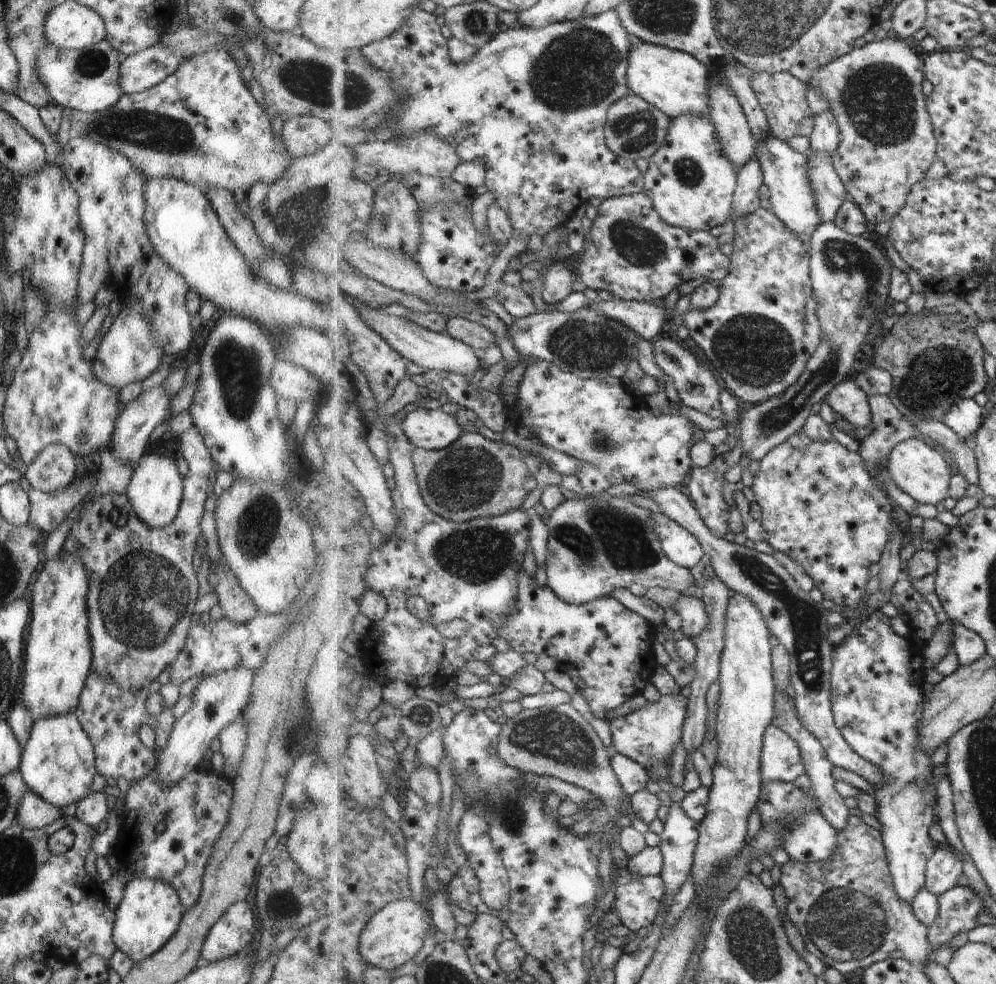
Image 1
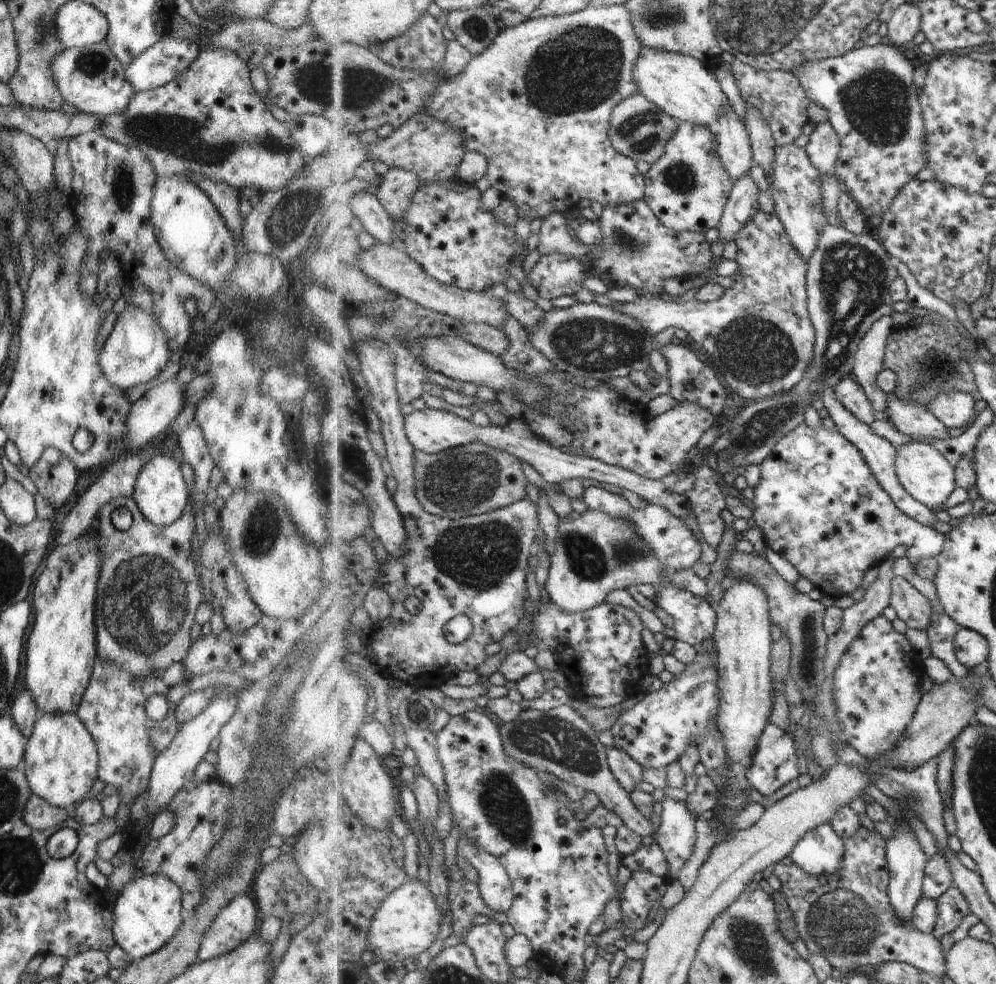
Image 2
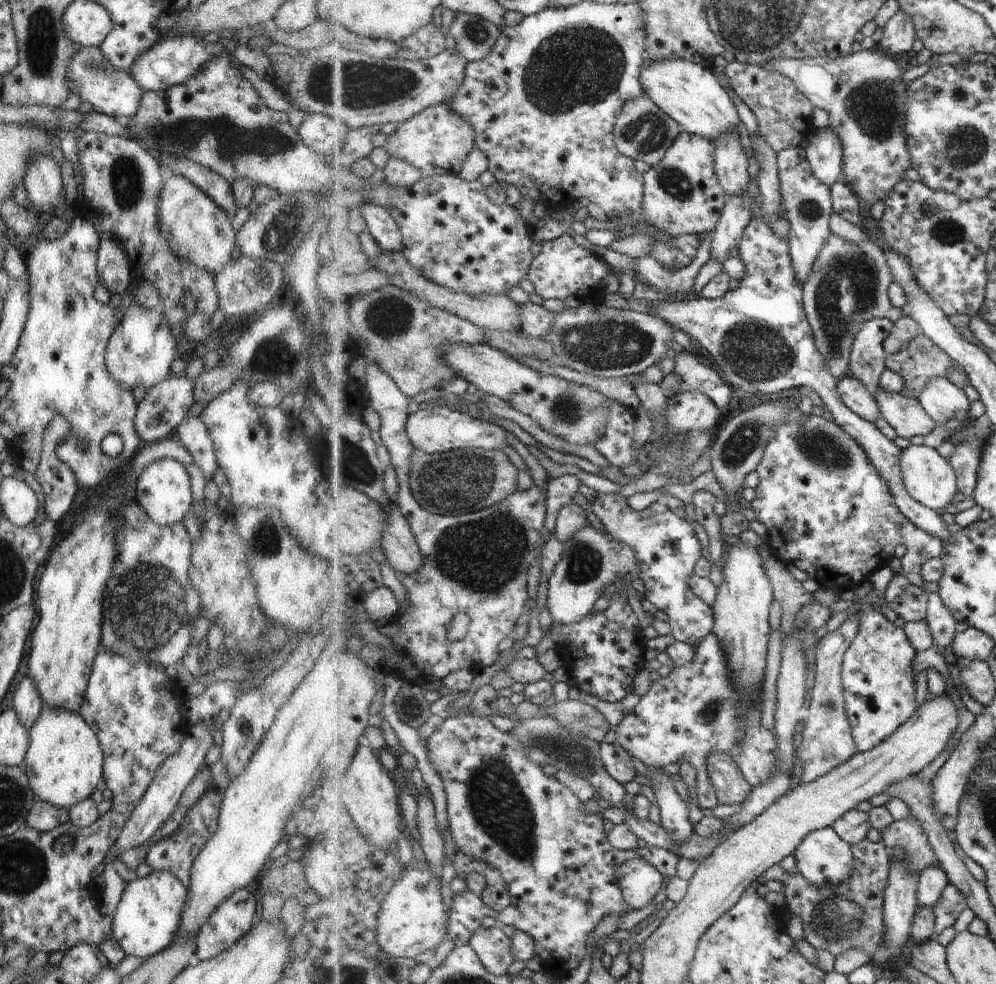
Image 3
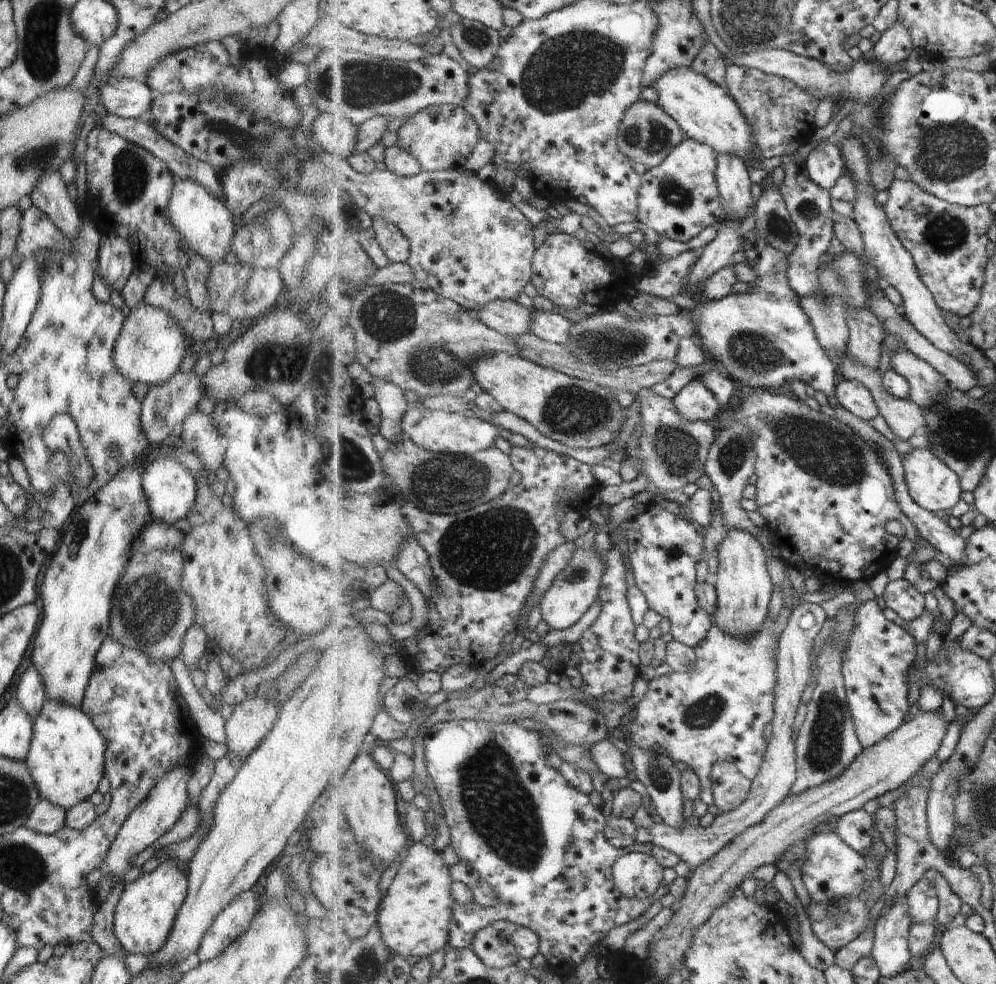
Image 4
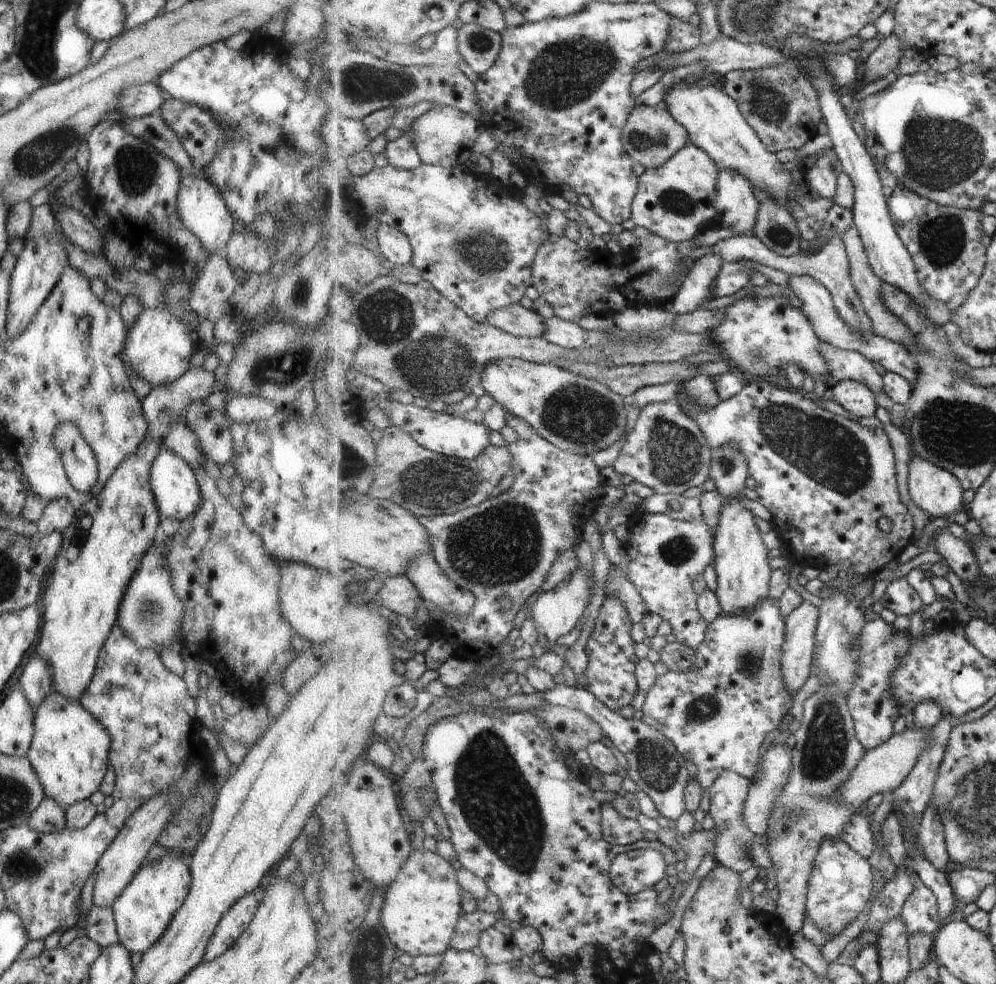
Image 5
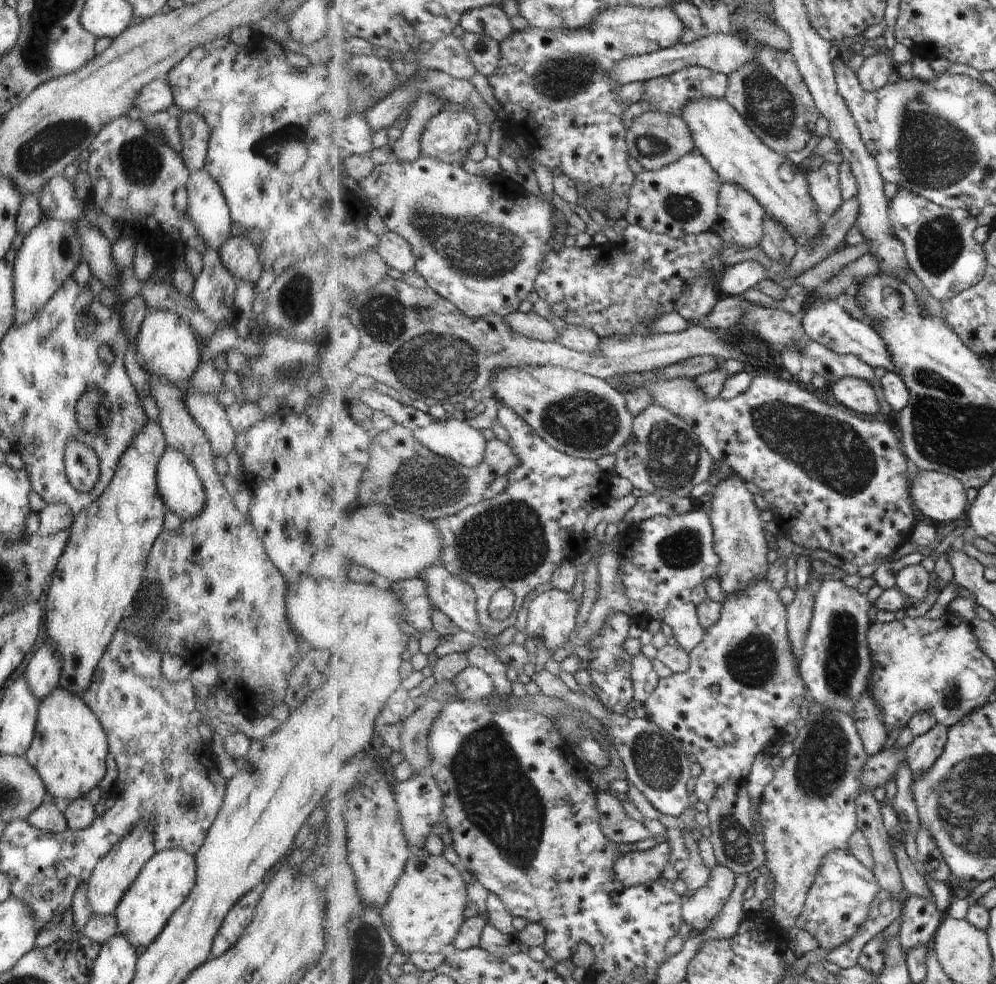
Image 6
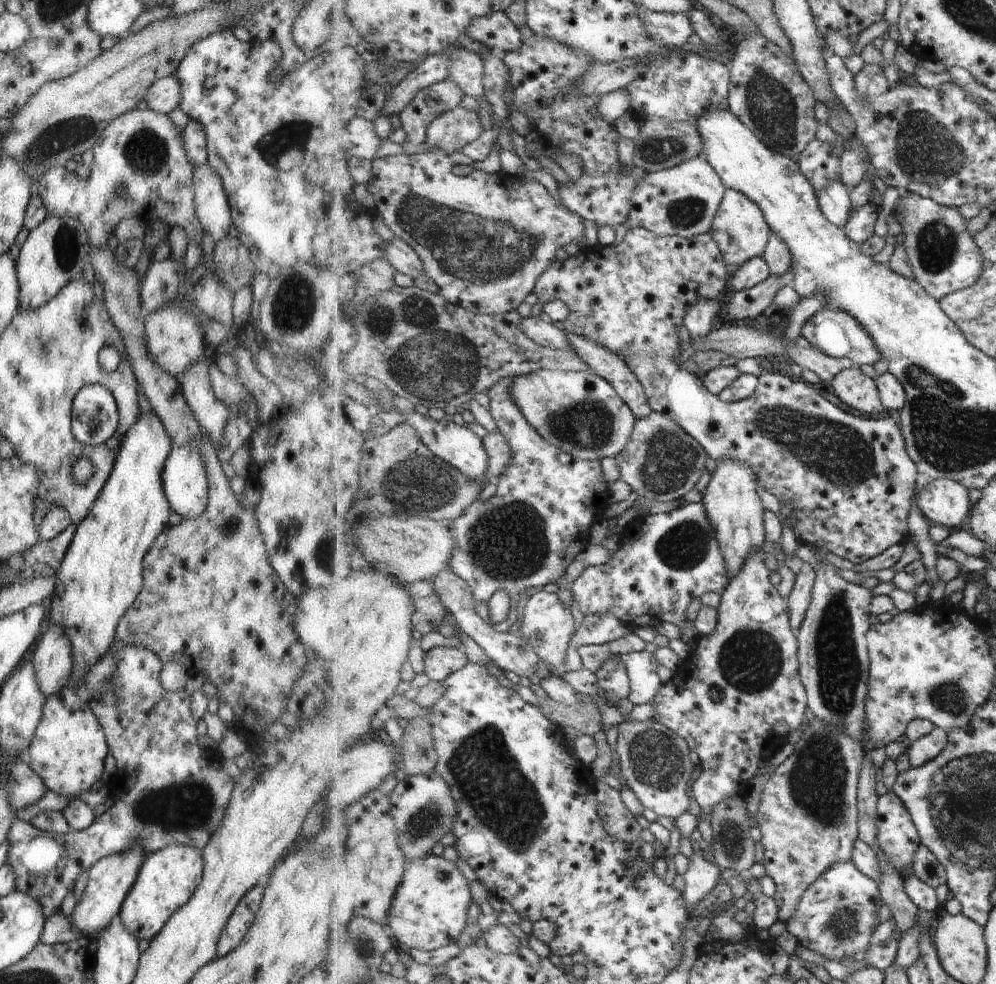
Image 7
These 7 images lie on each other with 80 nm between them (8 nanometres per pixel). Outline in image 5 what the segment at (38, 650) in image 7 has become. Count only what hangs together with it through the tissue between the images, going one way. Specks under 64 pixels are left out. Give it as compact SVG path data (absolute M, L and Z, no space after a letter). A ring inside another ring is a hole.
M34 655L23 666L17 686L22 690L23 696L32 708L35 709L40 702L43 702L53 688L47 663L42 657Z

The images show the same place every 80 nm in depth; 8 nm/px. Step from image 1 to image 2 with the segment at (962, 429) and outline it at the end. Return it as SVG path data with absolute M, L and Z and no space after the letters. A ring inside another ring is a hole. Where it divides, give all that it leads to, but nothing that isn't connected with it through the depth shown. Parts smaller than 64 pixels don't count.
M957 390L939 394L926 408L941 424L945 424L946 428L969 427L978 415L973 396L967 392L957 392Z

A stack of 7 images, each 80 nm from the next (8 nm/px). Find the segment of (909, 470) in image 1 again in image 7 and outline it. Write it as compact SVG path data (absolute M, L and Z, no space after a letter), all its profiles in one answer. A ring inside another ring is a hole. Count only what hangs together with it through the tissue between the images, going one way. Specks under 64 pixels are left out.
M941 479L933 484L927 484L919 494L919 508L925 512L928 520L932 524L948 528L963 528L961 524L967 518L969 518L968 521L971 520L971 511L974 509L974 505L969 498L969 489L955 479Z

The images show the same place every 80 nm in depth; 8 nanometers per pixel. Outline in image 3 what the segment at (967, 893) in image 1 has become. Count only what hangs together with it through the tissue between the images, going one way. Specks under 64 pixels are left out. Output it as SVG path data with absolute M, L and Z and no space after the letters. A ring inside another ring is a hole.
M949 883L941 895L940 901L934 906L935 937L943 930L955 926L961 912L968 907L965 895L953 884Z

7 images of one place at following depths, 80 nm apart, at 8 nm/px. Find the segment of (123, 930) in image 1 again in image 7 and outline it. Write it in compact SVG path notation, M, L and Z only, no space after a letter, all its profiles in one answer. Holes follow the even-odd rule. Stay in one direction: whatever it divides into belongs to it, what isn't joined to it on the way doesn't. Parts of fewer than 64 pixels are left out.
M167 845L146 854L135 877L134 886L125 895L119 920L136 940L151 940L167 919L191 896L202 877L200 850L187 845Z

